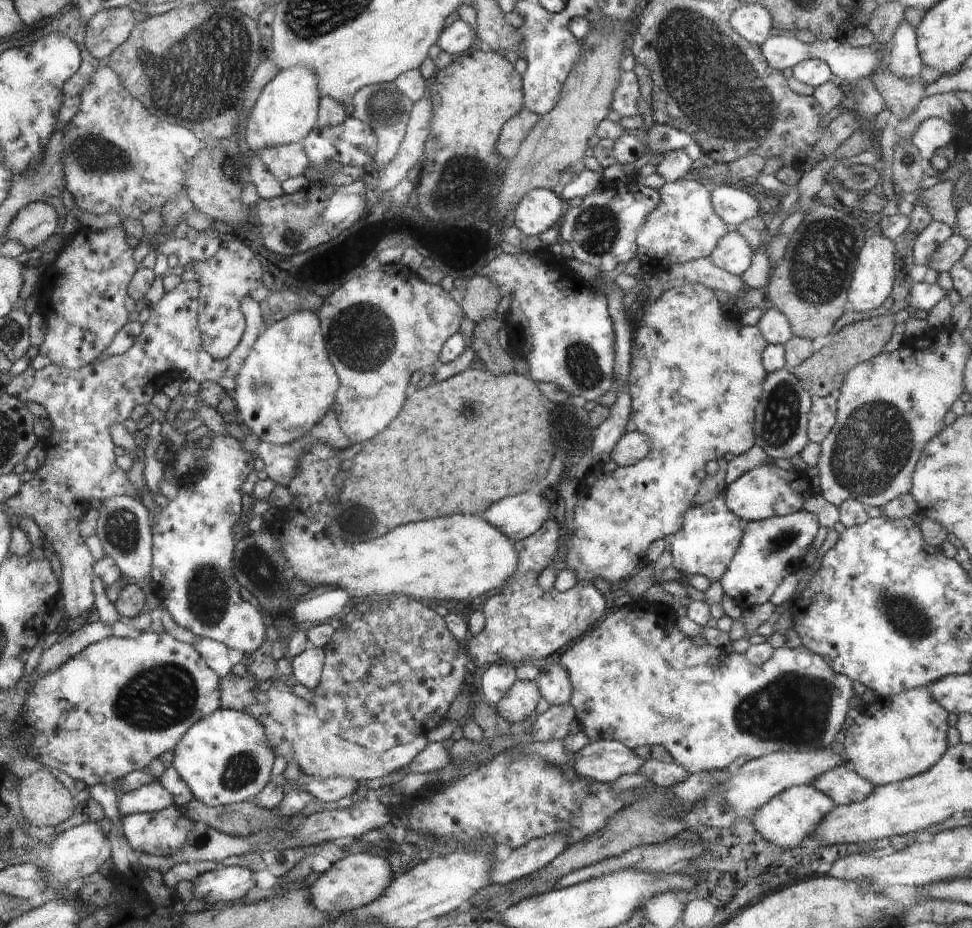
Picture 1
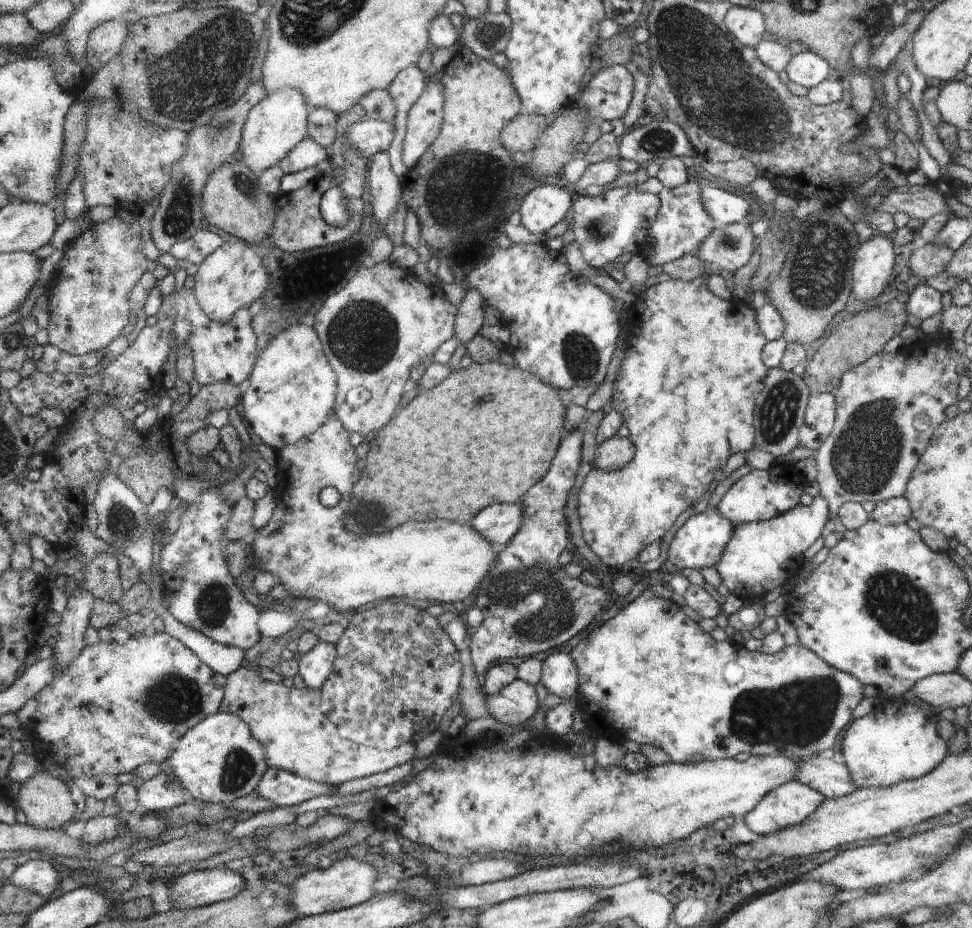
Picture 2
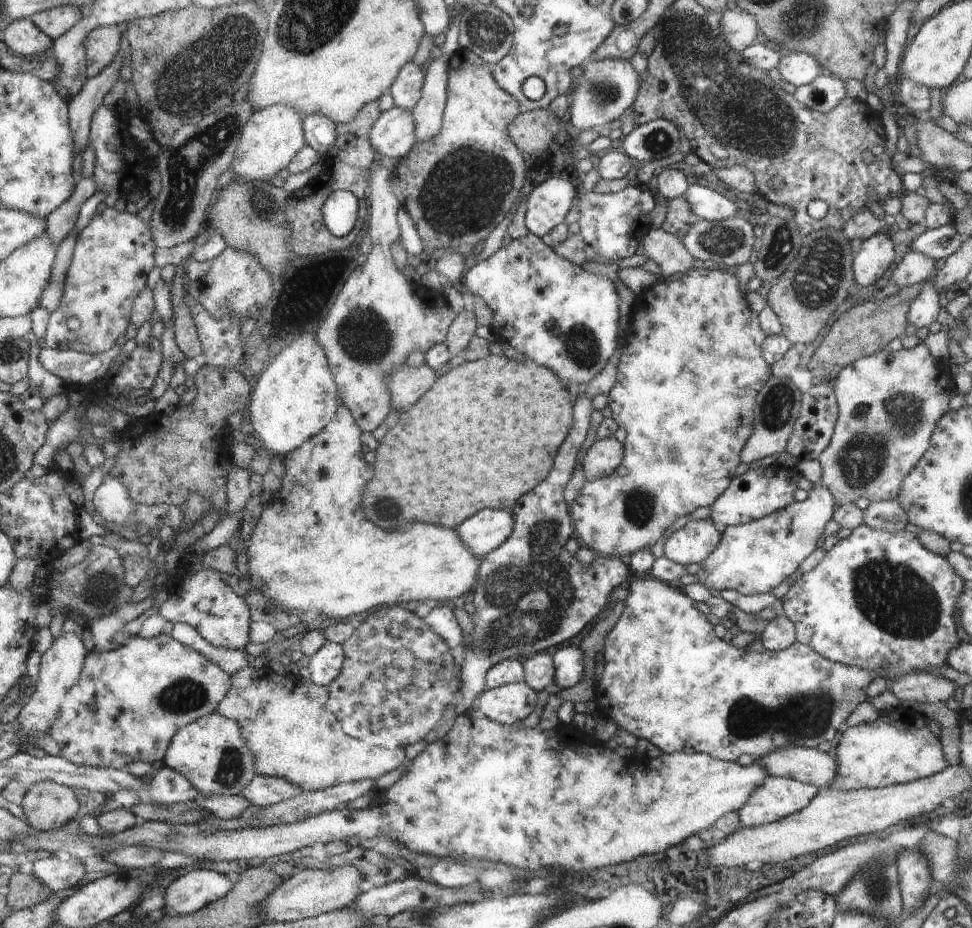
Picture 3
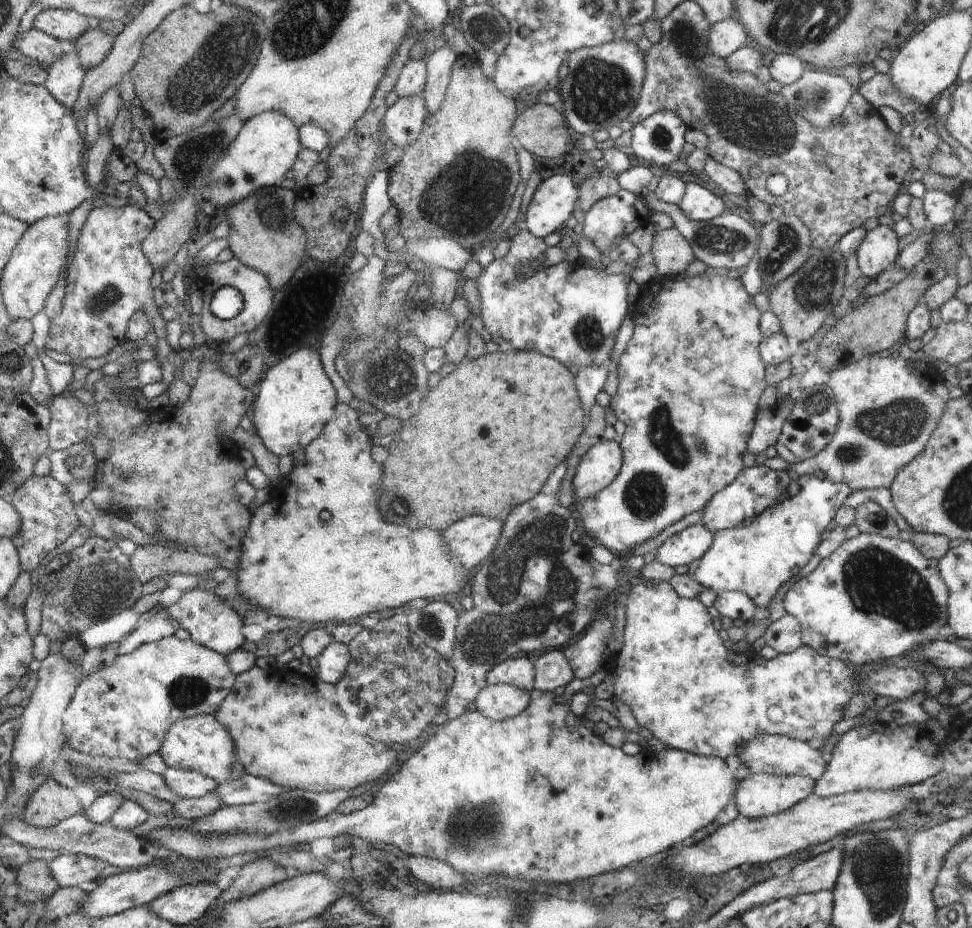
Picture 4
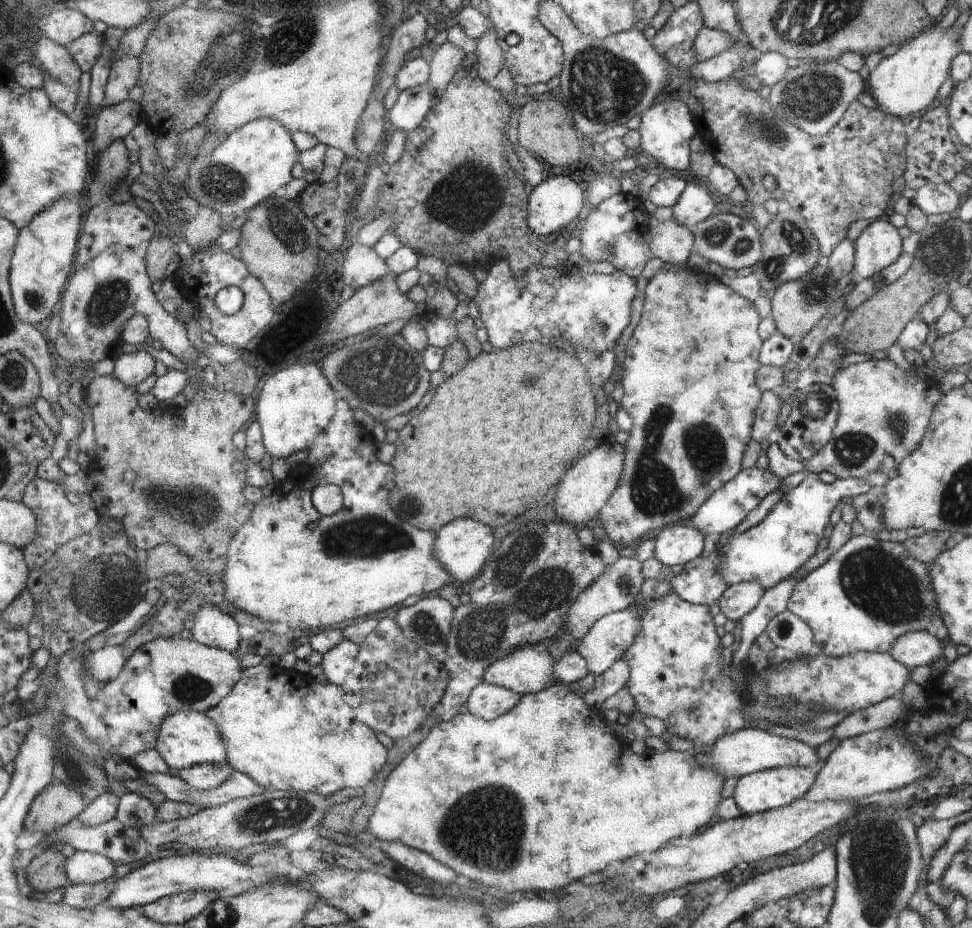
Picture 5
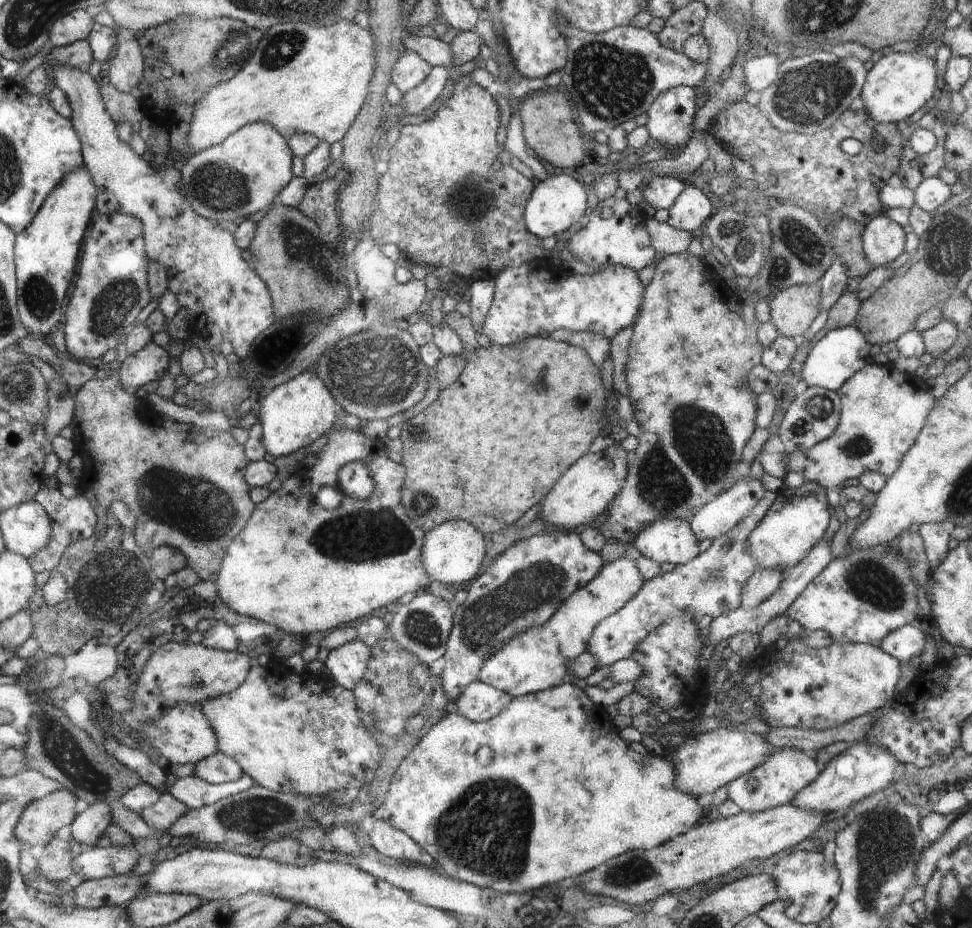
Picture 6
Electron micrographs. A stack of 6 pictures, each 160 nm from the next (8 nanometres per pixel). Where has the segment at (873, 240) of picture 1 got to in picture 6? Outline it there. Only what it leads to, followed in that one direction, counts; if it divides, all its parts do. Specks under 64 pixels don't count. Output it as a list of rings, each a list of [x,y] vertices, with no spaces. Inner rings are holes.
[[[876,215],[868,221],[861,236],[865,258],[873,268],[890,265],[905,251],[906,235],[888,215]]]

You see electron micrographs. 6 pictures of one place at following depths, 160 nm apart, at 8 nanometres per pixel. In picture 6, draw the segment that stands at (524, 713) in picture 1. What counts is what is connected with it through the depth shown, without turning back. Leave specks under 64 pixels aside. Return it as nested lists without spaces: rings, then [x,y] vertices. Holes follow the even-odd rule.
[[[478,680],[456,700],[457,713],[471,721],[487,721],[507,708],[512,699],[510,693]]]

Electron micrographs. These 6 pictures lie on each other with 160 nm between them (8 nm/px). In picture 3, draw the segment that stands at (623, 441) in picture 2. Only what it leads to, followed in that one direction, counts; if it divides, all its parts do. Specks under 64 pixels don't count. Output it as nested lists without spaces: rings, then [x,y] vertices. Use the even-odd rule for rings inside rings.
[[[614,436],[597,439],[583,458],[585,480],[592,481],[614,474],[622,466],[625,452],[626,448],[622,448],[622,444]]]

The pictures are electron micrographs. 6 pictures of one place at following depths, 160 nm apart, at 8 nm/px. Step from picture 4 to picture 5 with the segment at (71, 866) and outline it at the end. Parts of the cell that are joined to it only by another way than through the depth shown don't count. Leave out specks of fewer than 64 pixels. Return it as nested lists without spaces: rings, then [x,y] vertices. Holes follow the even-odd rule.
[[[76,851],[66,858],[67,877],[74,884],[96,885],[117,876],[120,863],[100,853]]]

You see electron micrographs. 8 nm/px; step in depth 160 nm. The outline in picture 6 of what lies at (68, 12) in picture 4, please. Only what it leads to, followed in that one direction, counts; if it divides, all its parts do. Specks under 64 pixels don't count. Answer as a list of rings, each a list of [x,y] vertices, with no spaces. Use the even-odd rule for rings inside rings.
[[[74,9],[54,24],[50,39],[54,47],[65,47],[90,38],[90,30],[94,30],[94,20],[86,14],[85,9]]]

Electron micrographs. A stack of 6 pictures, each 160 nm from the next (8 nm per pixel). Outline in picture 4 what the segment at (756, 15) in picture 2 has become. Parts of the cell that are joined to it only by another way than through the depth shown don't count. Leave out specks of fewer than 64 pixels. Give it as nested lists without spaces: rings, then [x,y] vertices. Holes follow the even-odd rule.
[[[730,17],[713,24],[710,32],[709,48],[717,57],[726,58],[745,44],[748,36],[743,24]]]

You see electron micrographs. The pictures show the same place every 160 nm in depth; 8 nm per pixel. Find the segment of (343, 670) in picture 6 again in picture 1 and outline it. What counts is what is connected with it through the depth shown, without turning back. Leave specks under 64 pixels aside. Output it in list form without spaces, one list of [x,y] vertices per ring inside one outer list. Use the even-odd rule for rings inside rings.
[[[310,647],[290,659],[292,675],[297,683],[303,684],[311,691],[319,686],[326,666],[326,650],[323,647]]]

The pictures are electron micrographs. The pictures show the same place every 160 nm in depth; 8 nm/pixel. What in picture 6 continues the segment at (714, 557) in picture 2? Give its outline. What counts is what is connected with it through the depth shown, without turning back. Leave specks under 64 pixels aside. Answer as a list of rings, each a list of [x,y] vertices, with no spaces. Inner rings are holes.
[[[671,518],[656,520],[640,531],[633,545],[640,554],[660,564],[683,565],[700,554],[699,541],[688,521]]]

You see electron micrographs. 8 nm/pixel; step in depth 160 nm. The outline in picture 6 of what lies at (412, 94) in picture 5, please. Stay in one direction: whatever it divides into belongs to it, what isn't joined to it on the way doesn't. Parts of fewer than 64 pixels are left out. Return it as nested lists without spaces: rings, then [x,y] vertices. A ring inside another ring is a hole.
[[[436,65],[423,83],[403,95],[406,100],[406,108],[402,106],[398,108],[398,111],[412,115],[421,112],[423,108],[431,105],[442,94],[444,87],[453,78],[454,71]]]

